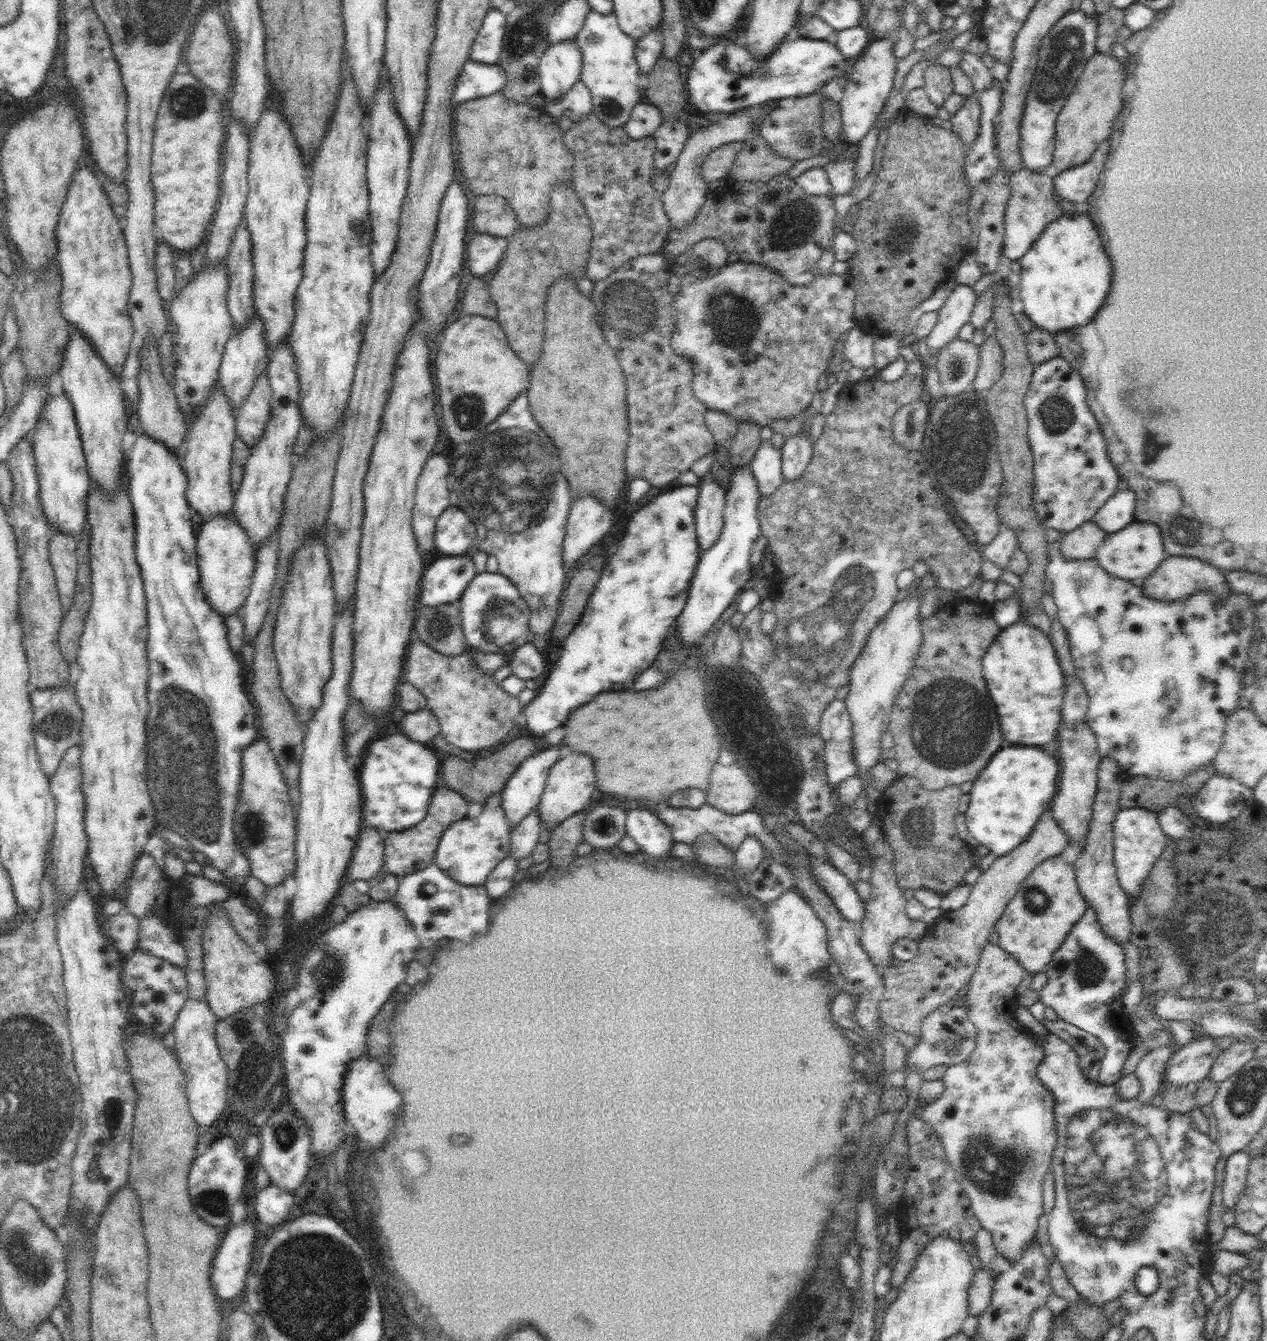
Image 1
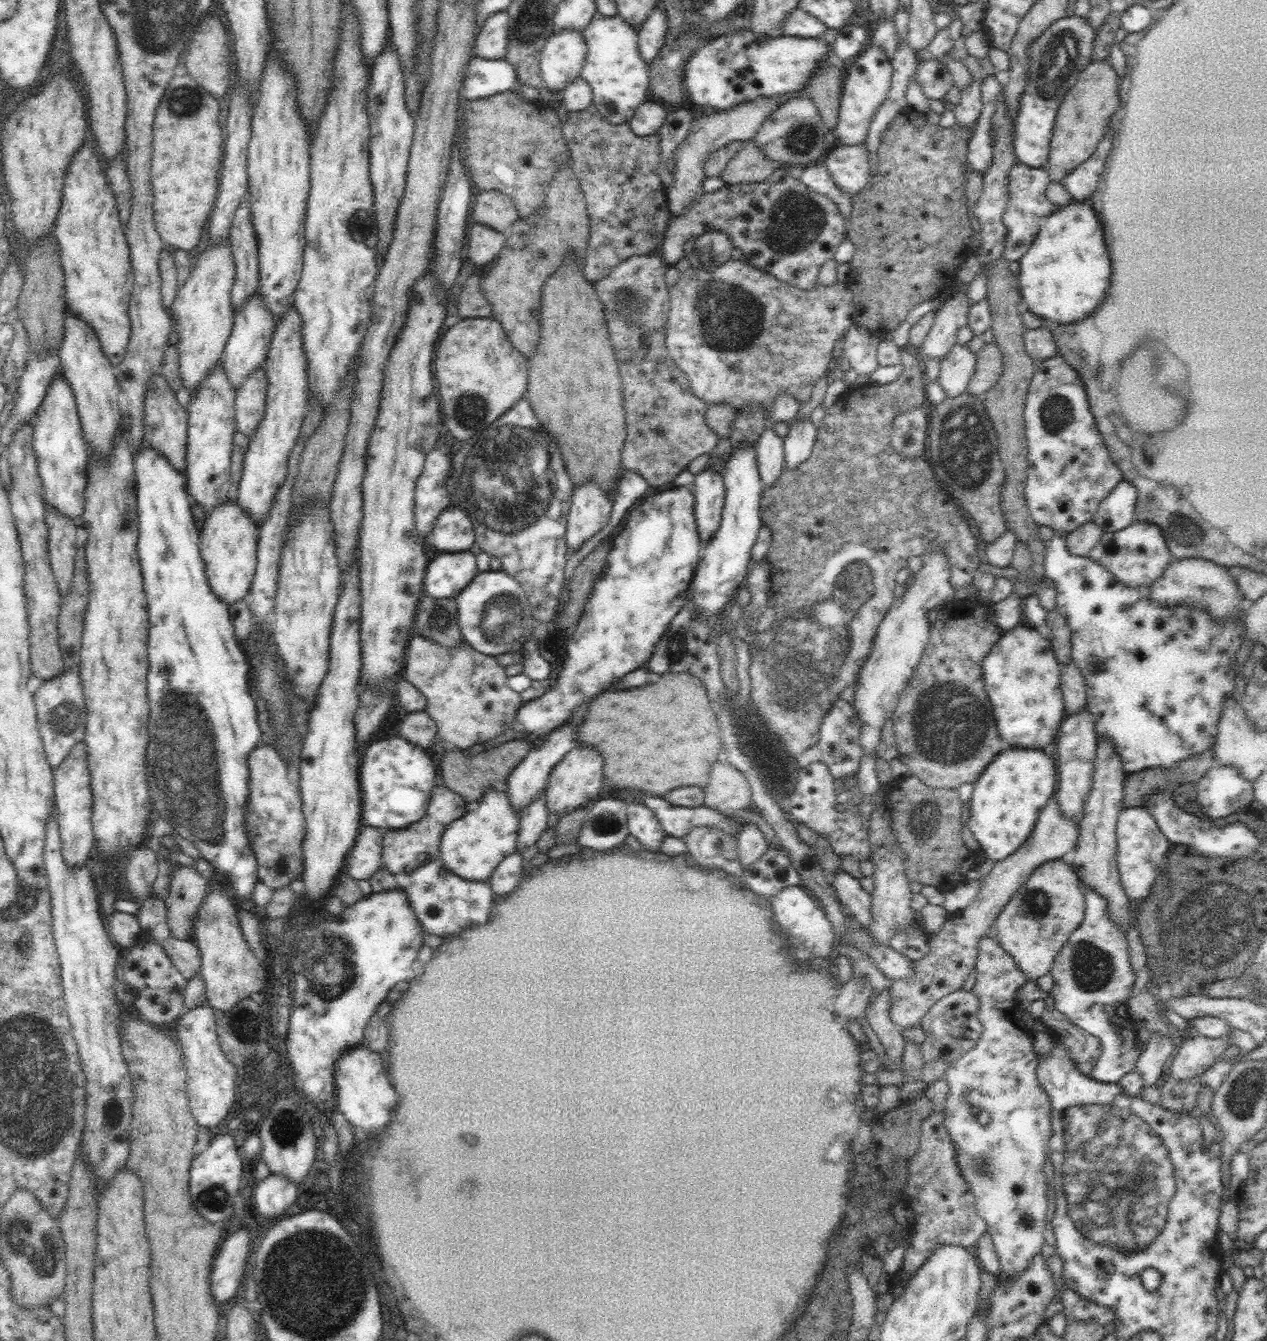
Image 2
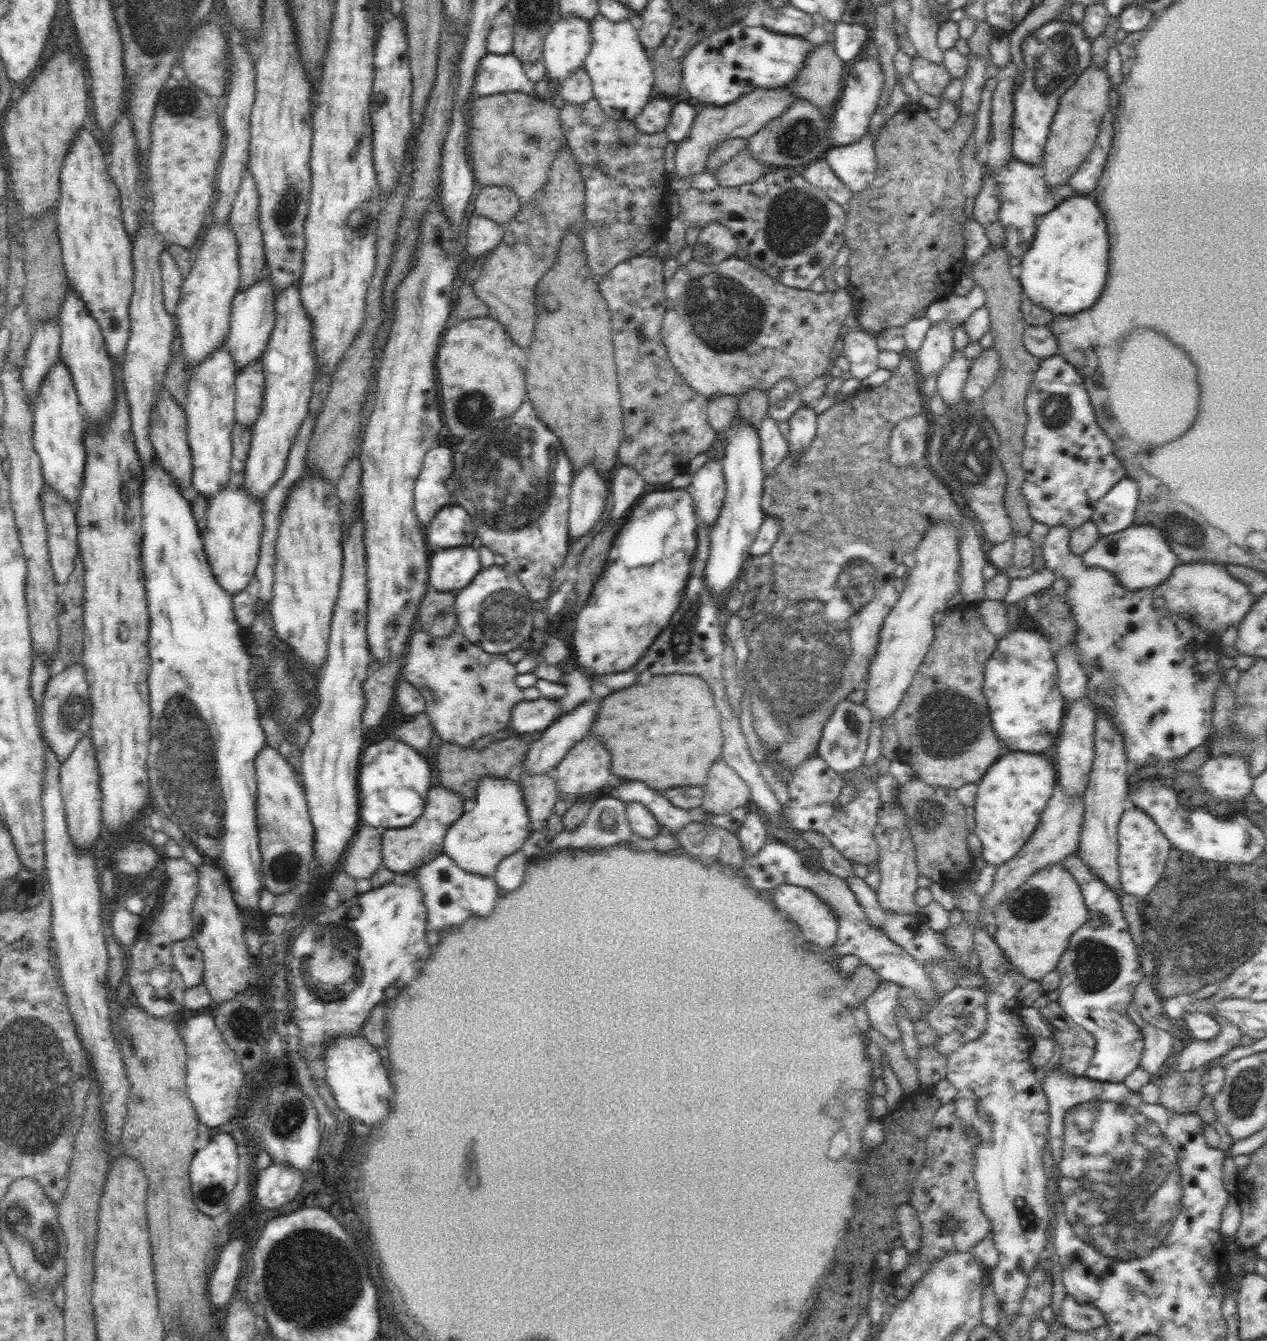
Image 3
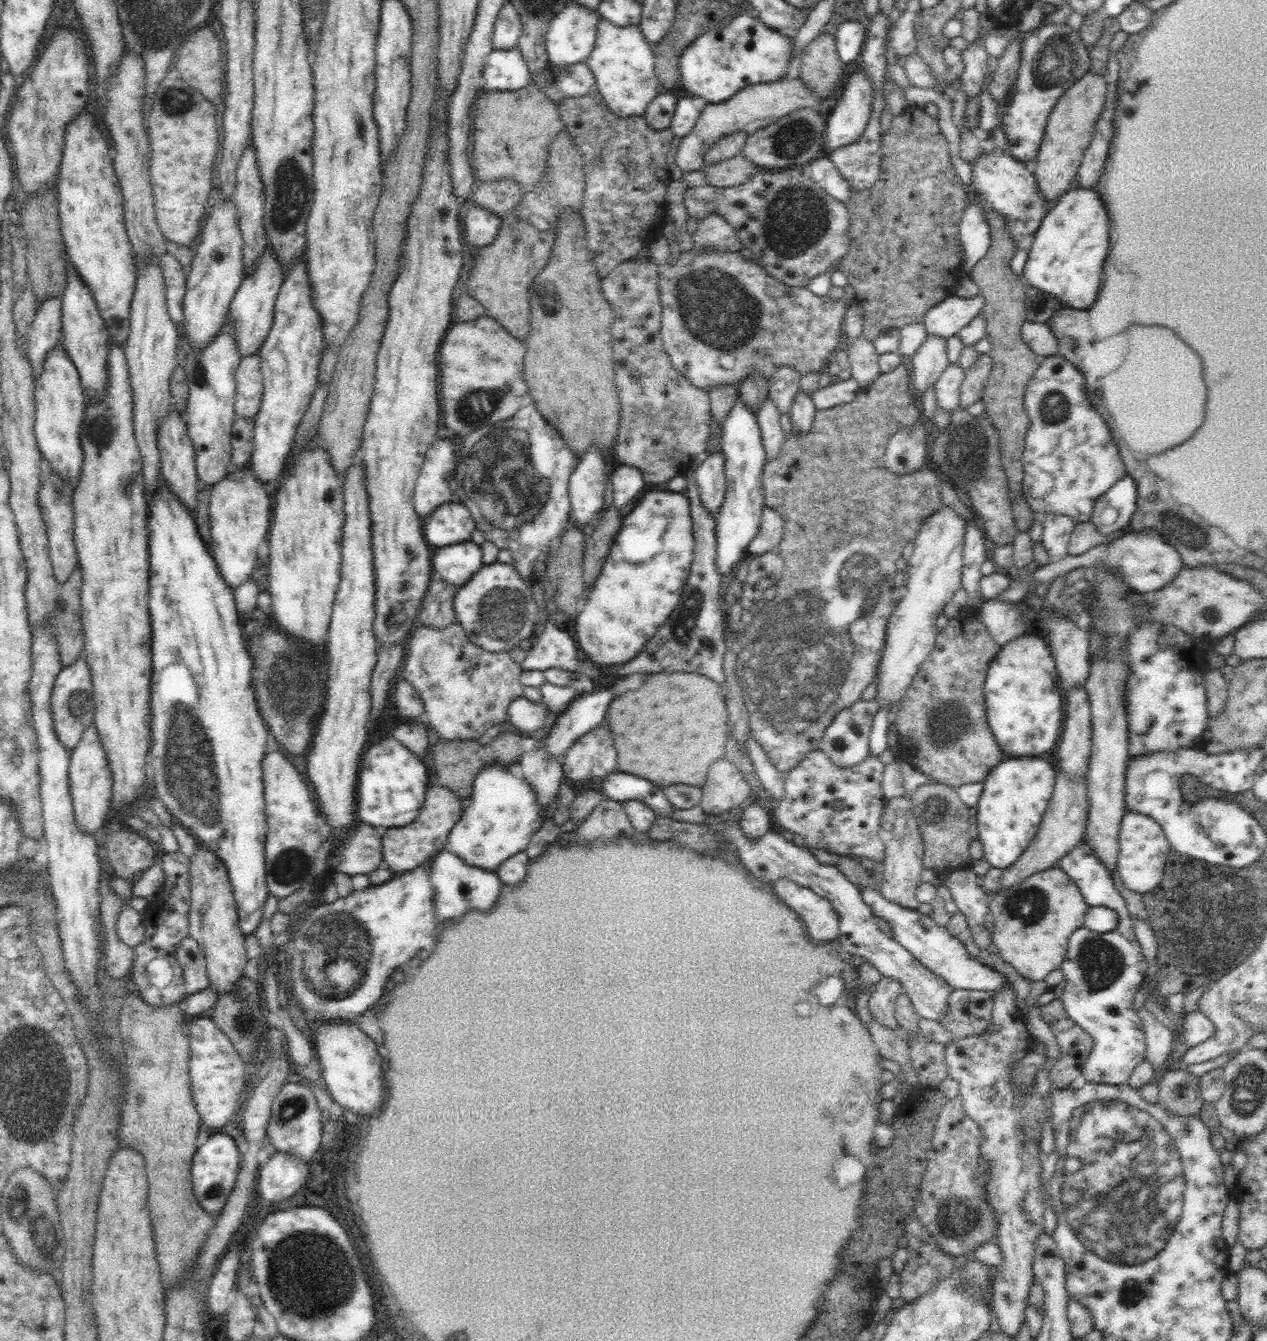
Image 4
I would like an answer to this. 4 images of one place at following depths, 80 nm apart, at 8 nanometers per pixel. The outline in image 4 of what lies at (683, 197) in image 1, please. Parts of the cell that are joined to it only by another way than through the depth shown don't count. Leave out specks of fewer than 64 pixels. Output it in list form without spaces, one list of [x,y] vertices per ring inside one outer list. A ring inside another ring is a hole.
[[[797,77],[783,78],[774,82],[760,82],[745,86],[734,96],[720,103],[702,103],[699,120],[696,120],[694,128],[684,137],[678,146],[675,162],[678,168],[685,172],[703,170],[704,155],[711,149],[714,143],[718,142],[725,134],[744,131],[747,135],[764,128],[780,118],[792,114],[804,108],[813,108],[816,102],[822,101],[817,94],[804,84],[804,81]]]

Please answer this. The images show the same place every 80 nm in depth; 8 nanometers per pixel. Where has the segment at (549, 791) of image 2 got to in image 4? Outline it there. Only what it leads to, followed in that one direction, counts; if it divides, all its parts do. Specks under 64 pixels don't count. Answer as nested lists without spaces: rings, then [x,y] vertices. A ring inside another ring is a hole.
[[[598,726],[570,747],[562,762],[563,776],[576,790],[616,772],[616,750],[610,730]]]

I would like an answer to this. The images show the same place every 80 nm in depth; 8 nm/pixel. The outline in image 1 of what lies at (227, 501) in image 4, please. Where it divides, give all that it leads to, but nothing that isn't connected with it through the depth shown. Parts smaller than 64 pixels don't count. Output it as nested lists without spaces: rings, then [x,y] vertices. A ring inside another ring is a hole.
[[[221,514],[205,520],[197,534],[199,583],[204,597],[222,616],[241,609],[249,596],[255,573],[255,550],[235,514]]]

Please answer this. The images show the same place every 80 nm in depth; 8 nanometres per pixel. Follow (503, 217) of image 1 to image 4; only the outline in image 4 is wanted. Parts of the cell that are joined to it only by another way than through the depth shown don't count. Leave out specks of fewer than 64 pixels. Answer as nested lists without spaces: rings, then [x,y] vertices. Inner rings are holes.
[[[511,178],[479,182],[478,190],[471,195],[473,204],[499,216],[505,216],[524,195],[520,185]]]

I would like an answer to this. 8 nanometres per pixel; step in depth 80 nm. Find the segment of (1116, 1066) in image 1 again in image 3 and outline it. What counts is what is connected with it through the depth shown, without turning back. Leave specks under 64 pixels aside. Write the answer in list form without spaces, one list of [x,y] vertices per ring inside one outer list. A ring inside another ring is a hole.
[[[1078,852],[1060,864],[1078,881],[1089,912],[1101,914],[1104,924],[1092,926],[1086,923],[1072,934],[1055,968],[1061,980],[1057,1001],[1074,1022],[1095,1038],[1095,1053],[1085,1077],[1094,1081],[1124,1083],[1126,1076],[1139,1066],[1144,1050],[1143,1031],[1126,1011],[1144,977],[1140,956],[1116,893],[1080,859]]]

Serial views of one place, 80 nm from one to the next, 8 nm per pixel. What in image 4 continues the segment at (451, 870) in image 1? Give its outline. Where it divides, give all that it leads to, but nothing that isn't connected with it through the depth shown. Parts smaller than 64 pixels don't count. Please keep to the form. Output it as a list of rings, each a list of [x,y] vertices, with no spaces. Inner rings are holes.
[[[495,762],[476,775],[470,800],[465,802],[462,817],[452,827],[447,844],[460,859],[466,861],[466,864],[496,871],[507,858],[527,850],[530,837],[540,830],[547,816],[553,820],[552,811],[546,812],[541,808],[541,804],[538,804],[529,780],[514,777],[508,768]]]

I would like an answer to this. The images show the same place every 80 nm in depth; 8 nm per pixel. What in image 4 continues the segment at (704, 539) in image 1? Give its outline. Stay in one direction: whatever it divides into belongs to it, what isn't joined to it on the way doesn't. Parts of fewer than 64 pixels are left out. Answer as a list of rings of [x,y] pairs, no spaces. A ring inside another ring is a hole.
[[[720,450],[706,455],[706,461],[693,470],[693,477],[704,508],[710,514],[717,516],[726,492],[724,453]]]

